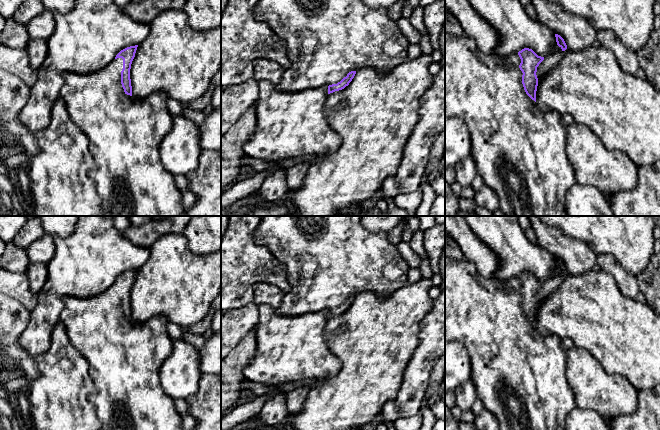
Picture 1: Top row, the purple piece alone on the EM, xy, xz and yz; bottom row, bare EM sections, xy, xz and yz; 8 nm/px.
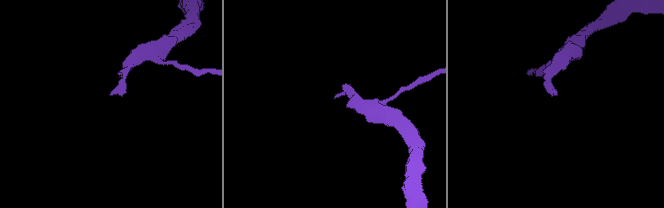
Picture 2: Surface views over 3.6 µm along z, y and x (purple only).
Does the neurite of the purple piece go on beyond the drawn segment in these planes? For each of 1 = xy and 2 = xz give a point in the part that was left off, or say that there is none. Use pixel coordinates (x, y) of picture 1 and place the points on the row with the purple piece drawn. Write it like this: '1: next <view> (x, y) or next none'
1: next xy (125, 133)
2: next xz (325, 39)

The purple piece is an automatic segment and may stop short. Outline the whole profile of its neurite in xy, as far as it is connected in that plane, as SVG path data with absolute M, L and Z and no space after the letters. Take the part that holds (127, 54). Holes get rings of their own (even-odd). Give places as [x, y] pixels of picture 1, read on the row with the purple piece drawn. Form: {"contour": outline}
{"contour": "M138 45L121 50L115 59L100 71L89 74L67 73L61 97L73 123L89 139L89 151L94 164L88 170L89 179L101 198L104 216L184 216L182 193L178 190L174 175L162 164L160 145L173 125L173 117L167 108L168 95L155 92L144 99L132 96L130 69Z"}

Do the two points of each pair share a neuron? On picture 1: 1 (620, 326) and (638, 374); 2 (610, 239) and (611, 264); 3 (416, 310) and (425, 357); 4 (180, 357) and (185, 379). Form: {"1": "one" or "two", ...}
{"1": "one", "2": "two", "3": "two", "4": "one"}

